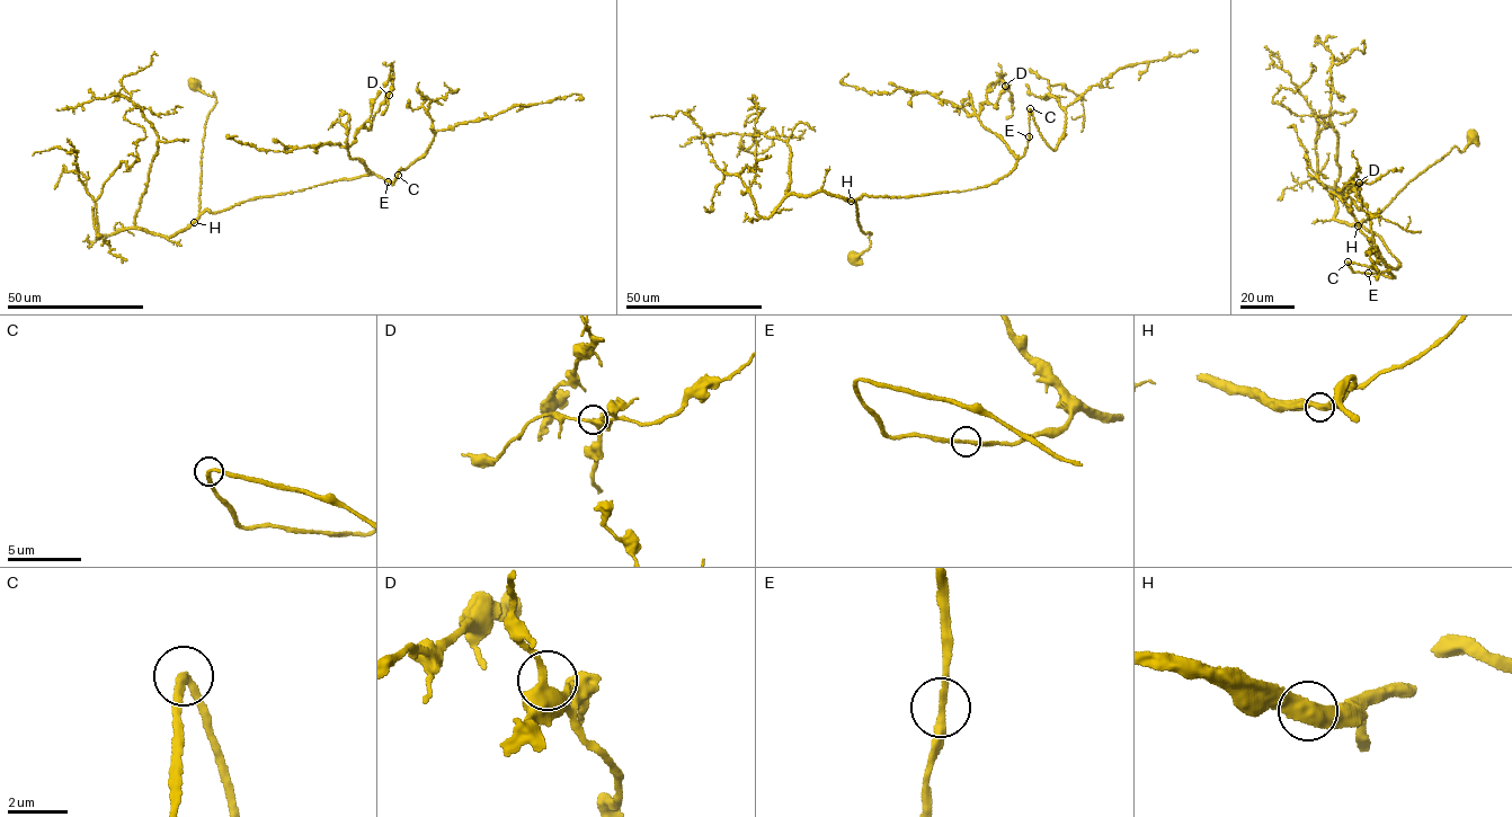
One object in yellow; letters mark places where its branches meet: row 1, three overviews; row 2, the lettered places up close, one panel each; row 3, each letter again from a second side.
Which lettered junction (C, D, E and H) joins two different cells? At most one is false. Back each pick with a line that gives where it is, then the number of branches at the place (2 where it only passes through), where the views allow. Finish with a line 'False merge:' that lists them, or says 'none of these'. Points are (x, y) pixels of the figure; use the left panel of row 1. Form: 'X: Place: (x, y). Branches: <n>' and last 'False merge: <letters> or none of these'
False merge: none of these

